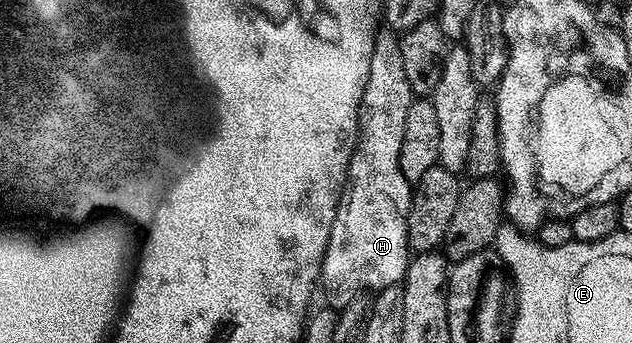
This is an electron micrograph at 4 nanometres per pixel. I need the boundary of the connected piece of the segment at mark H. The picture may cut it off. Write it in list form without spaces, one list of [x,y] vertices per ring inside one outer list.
[[[390,28],[380,29],[373,44],[373,60],[369,60],[369,80],[365,84],[359,105],[359,139],[347,169],[347,184],[339,197],[335,223],[323,257],[321,294],[327,297],[326,305],[340,312],[364,292],[378,292],[387,286],[398,286],[407,274],[407,263],[413,251],[407,244],[407,217],[411,207],[413,184],[401,172],[401,140],[405,140],[405,120],[413,95],[409,79],[405,77],[405,63],[401,60],[400,35]]]

